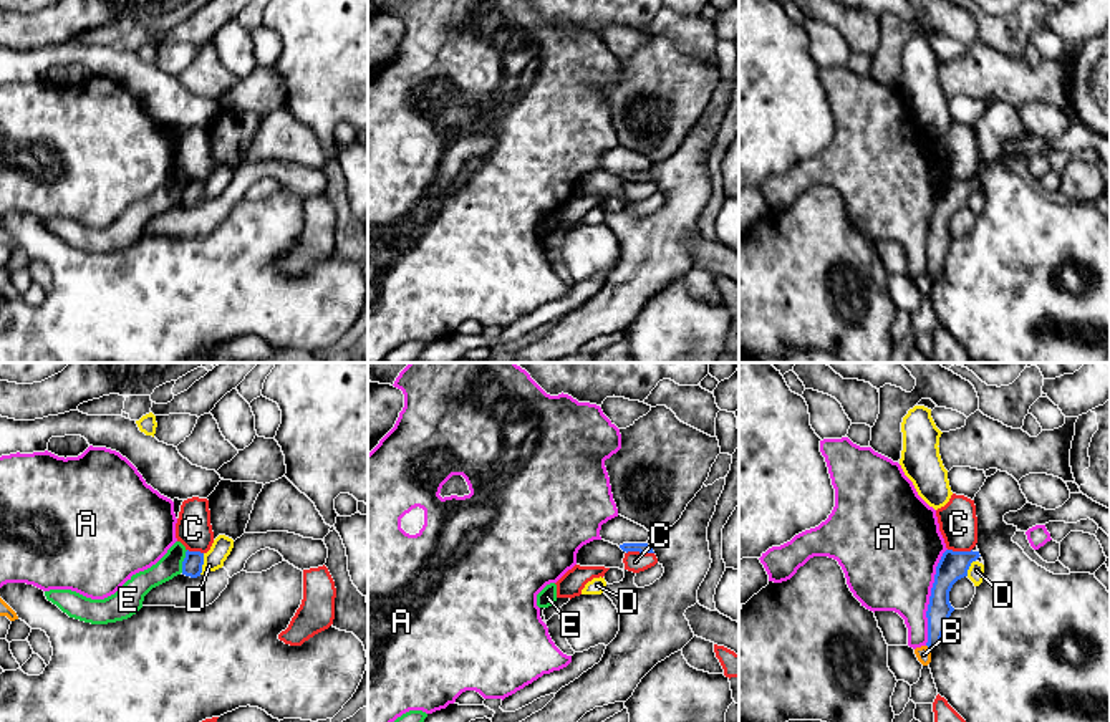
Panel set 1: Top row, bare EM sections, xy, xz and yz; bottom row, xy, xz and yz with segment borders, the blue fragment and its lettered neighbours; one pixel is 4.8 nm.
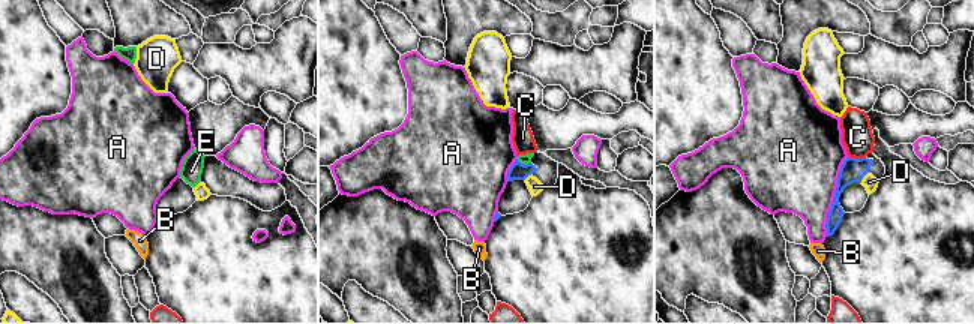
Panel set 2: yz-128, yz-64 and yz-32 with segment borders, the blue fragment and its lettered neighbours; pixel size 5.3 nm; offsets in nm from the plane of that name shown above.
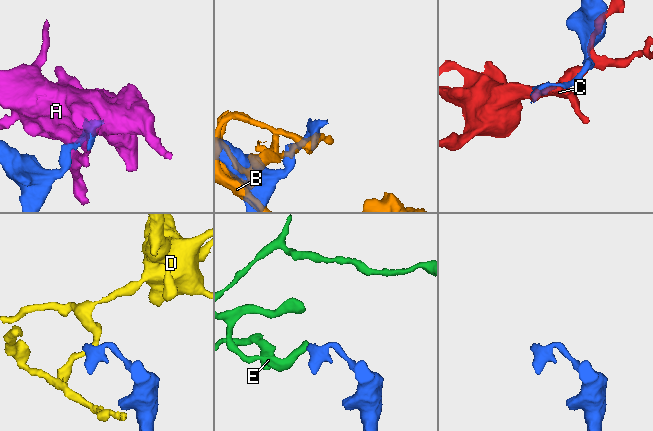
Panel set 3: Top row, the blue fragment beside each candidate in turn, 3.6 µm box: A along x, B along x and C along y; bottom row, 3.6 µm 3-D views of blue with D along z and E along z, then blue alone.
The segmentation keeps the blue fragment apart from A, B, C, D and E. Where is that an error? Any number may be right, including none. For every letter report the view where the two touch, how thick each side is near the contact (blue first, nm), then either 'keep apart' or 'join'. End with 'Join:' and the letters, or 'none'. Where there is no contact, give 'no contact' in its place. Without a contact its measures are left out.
A: yz | 140/440 nm | keep apart
B: yz | 120/70 nm | keep apart
C: xz | 50/100 nm | keep apart
D: xy | 100/100 nm | keep apart
E: xy | 100/110 nm | keep apart
Join: none

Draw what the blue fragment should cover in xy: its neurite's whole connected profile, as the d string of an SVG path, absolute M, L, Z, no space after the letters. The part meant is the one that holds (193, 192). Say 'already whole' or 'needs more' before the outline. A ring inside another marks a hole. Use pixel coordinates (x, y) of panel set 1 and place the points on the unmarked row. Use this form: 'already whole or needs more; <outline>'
already whole; M186 180L186 187L182 190L182 204L197 207L202 202L204 182L200 180Z

